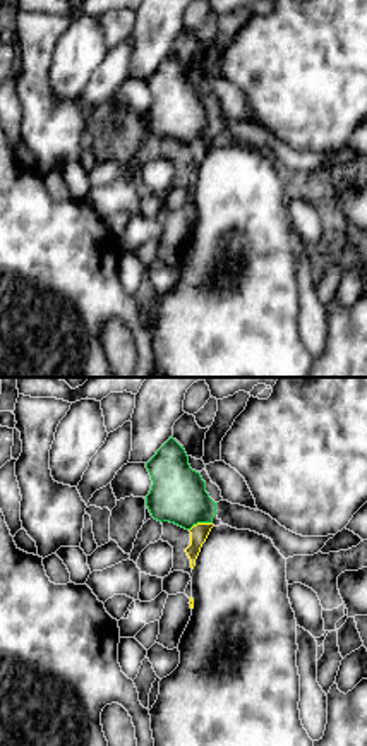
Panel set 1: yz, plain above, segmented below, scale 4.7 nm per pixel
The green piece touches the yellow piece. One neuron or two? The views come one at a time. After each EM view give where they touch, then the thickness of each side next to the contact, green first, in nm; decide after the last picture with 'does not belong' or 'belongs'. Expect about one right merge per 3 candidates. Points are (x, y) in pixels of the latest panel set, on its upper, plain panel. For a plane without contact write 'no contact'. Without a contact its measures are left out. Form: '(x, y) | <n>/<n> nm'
(199, 138) | 260/90 nm

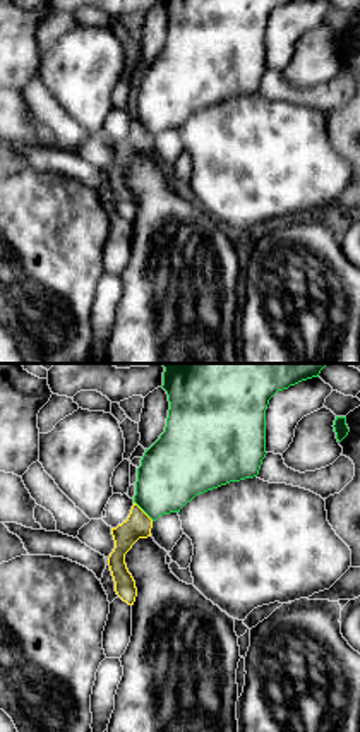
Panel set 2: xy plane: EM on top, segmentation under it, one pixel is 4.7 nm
(144, 127) | 320/120 nm

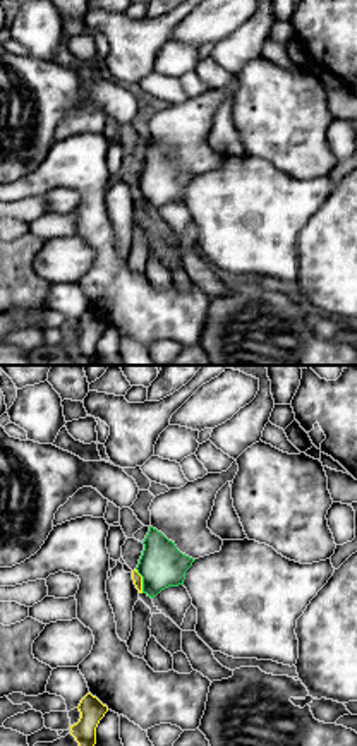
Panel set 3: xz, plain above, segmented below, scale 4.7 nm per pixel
(143, 196) | 220/50 nm

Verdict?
does not belong

